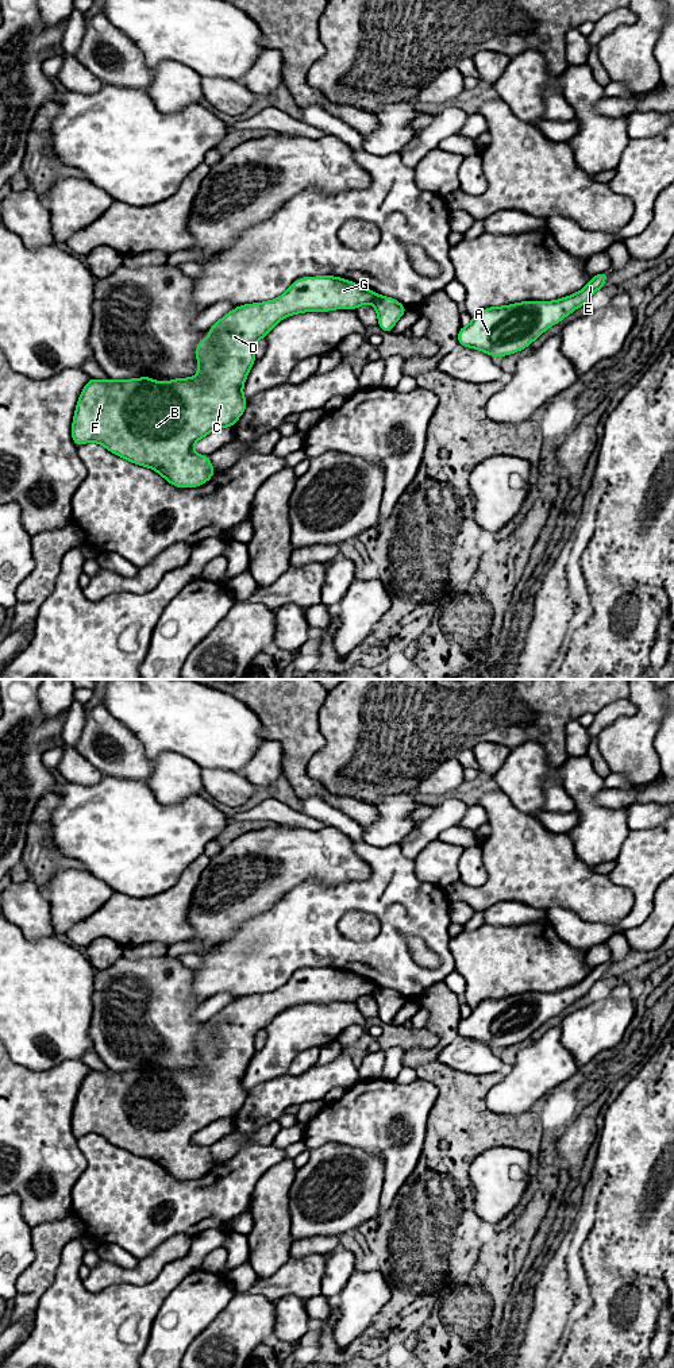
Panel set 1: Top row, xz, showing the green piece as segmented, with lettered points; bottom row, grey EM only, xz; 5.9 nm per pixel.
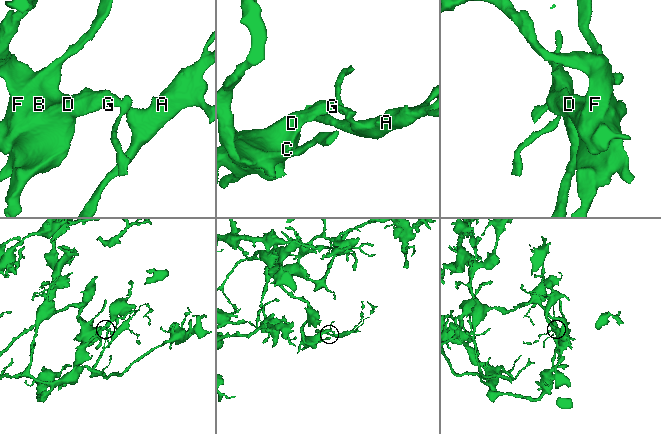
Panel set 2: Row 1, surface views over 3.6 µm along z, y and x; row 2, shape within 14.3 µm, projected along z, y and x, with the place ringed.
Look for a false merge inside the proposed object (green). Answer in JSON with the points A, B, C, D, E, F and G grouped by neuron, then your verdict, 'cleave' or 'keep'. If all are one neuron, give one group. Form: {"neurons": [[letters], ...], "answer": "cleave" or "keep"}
{"neurons": [["A", "E"], ["B", "C", "D", "F", "G"]], "answer": "cleave"}

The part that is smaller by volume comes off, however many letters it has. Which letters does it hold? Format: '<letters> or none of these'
A, E

